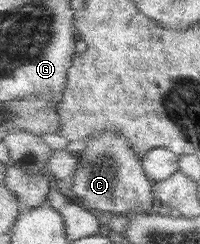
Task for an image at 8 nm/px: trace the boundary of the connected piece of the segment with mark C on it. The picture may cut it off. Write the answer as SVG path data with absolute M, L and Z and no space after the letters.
M106 131L106 135L96 135L92 141L88 141L88 147L78 152L78 155L79 168L65 186L76 200L104 213L123 216L152 211L154 183L127 137L115 131Z

